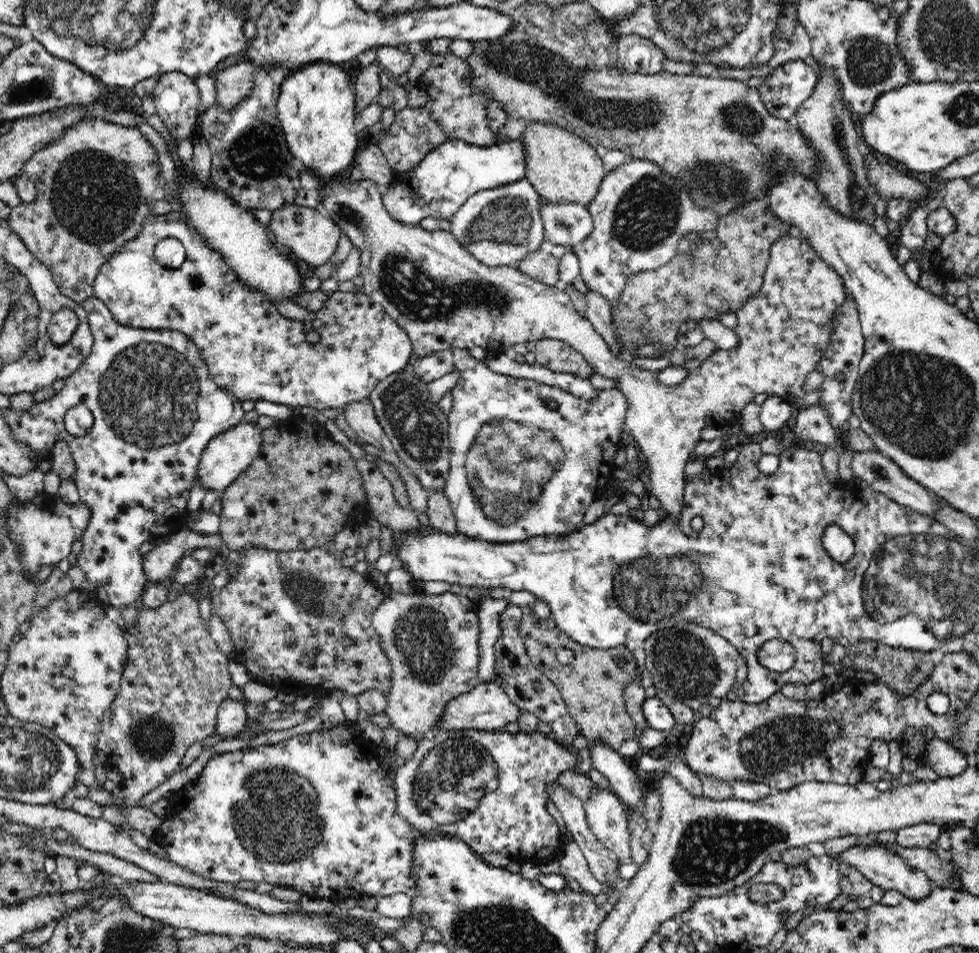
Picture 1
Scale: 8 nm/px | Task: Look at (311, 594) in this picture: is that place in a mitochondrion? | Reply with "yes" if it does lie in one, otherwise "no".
yes

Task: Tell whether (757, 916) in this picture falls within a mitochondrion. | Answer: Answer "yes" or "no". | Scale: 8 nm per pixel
no

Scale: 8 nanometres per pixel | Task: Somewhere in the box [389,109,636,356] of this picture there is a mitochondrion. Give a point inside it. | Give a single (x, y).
(505, 221)

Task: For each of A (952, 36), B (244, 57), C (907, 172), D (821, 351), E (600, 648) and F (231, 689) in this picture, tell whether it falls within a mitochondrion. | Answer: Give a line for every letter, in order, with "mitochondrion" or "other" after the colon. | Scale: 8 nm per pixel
A: mitochondrion
B: other
C: other
D: other
E: other
F: other

